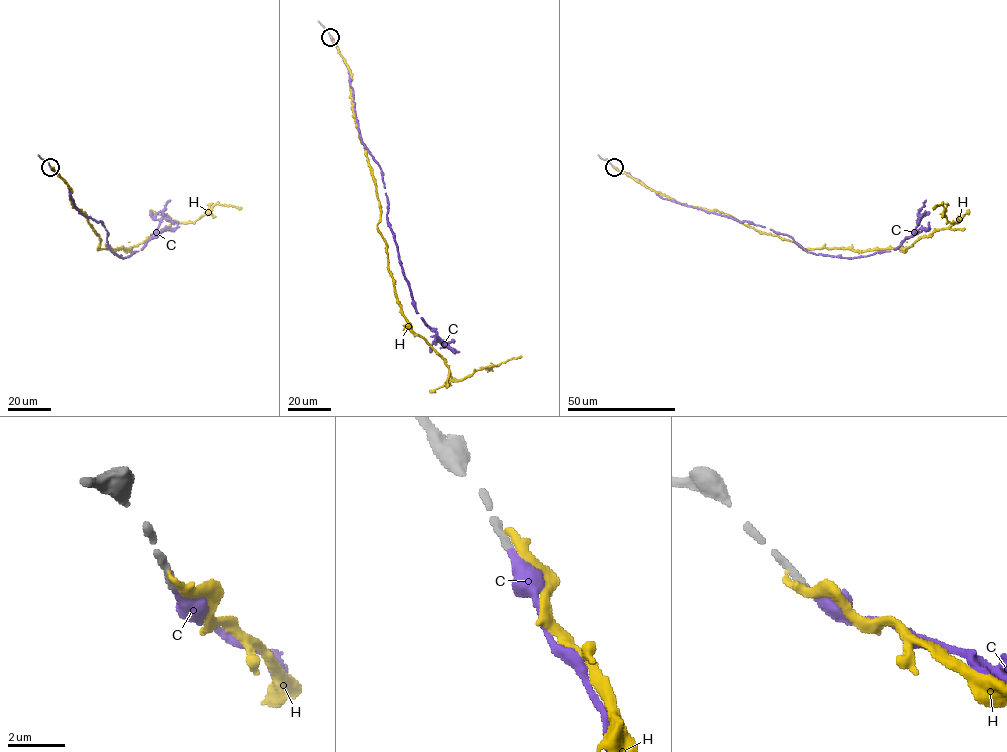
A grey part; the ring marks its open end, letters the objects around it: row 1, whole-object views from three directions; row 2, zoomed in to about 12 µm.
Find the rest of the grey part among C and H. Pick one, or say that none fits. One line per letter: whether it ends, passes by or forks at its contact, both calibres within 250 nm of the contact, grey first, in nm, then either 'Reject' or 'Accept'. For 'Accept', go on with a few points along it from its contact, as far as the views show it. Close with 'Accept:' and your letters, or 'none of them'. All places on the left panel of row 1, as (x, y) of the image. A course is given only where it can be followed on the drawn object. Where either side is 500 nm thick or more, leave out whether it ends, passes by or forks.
C: It ends there. Thickness 300 nm (grey) against 280 nm. Accept. Its course: (50, 167), (66, 181), (78, 210), (102, 222), (107, 245), (120, 258), (156, 237), (170, 200)
H: It ends there. Thickness 340 nm (grey) against 400 nm. Reject
Accept: C

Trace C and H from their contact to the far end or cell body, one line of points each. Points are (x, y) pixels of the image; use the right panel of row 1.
C: (613, 167), (664, 199), (752, 222), (790, 235), (808, 252), (842, 258), (895, 250), (913, 234), (926, 200)
H: (613, 167), (678, 202), (730, 214), (803, 249), (905, 248), (956, 222), (949, 222), (942, 204), (933, 208)

